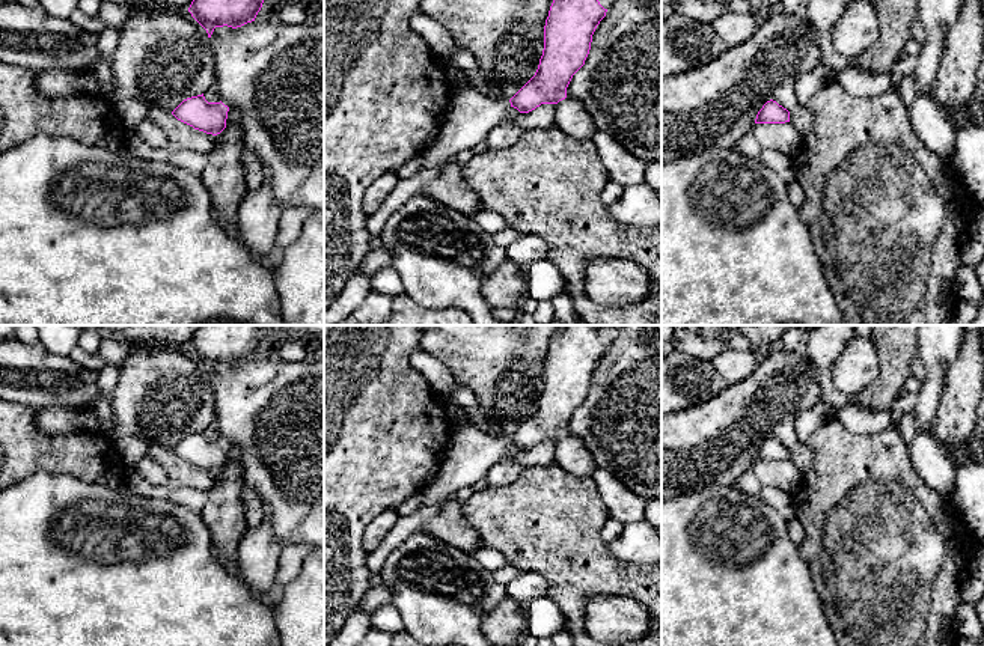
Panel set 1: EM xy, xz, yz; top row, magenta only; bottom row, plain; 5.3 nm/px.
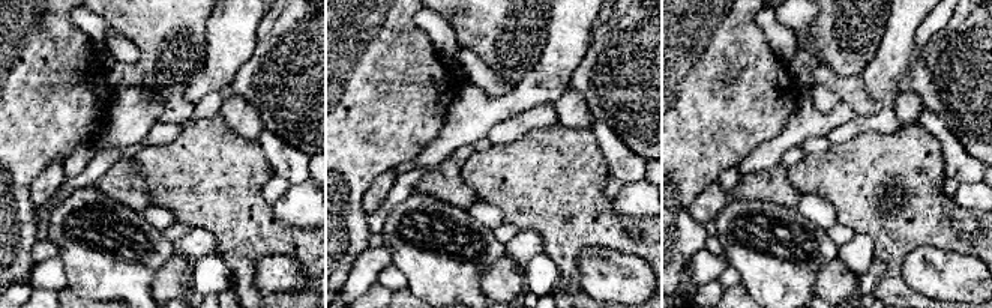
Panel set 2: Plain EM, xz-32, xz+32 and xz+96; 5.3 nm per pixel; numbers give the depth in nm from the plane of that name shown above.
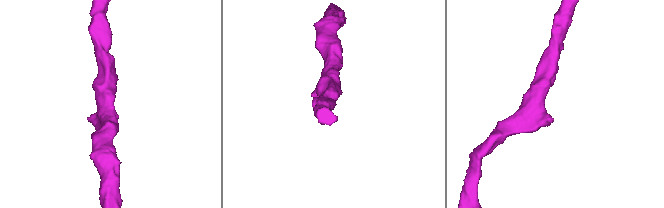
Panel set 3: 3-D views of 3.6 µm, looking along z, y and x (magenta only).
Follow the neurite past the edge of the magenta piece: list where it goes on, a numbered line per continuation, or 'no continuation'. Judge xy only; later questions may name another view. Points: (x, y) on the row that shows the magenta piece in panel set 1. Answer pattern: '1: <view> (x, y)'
no continuation

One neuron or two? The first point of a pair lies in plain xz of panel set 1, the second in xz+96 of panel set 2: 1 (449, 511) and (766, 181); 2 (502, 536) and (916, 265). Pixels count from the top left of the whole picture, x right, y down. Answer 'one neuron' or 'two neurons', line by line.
1: one neuron
2: two neurons

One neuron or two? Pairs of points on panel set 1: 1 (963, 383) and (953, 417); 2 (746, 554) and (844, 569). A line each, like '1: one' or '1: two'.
1: one
2: two

